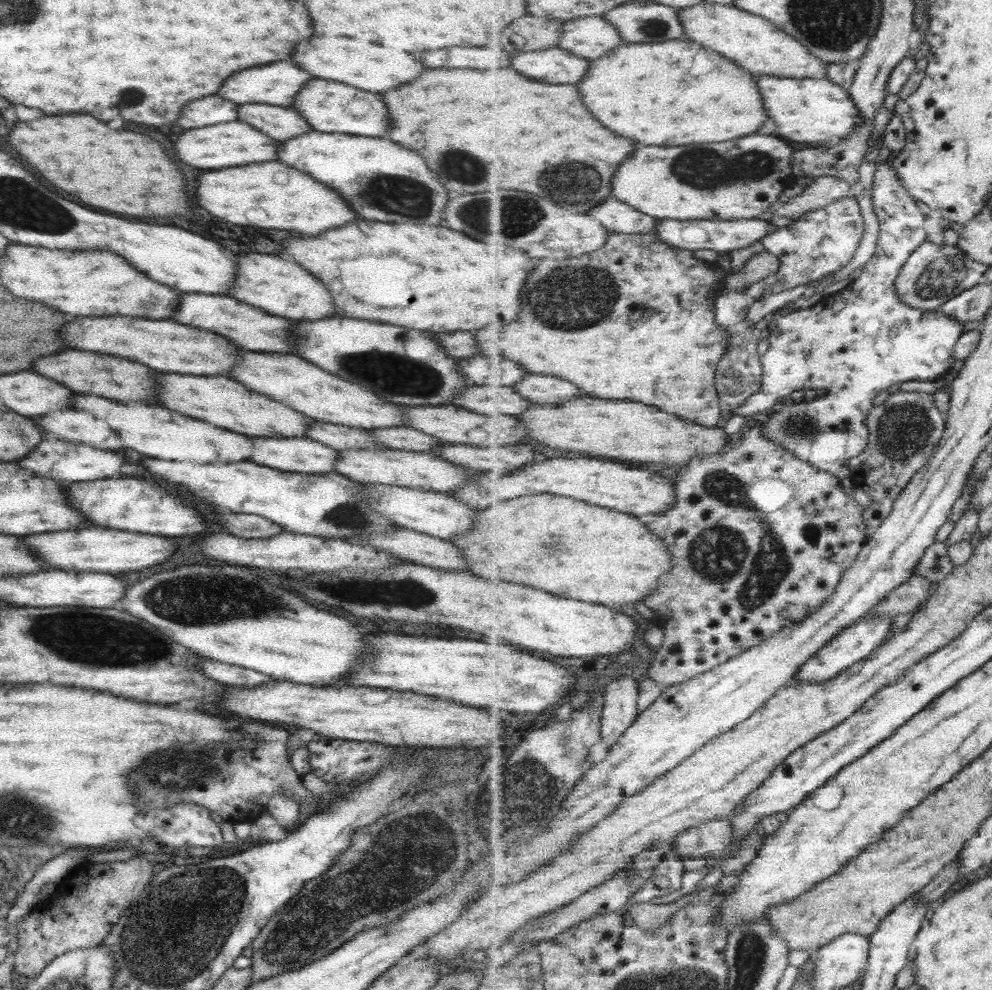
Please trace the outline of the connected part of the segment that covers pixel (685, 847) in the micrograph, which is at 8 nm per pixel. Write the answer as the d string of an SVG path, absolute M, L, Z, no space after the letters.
M728 817L708 820L688 828L677 838L675 847L677 857L683 859L708 859L714 853L733 845L734 826Z

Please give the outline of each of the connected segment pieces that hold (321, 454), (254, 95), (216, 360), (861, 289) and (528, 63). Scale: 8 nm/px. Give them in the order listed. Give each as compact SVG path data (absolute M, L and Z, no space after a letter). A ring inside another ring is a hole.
M251 438L251 454L249 454L249 461L273 468L273 470L281 472L294 472L301 474L319 474L326 473L332 470L335 459L336 451L332 448L327 448L324 444L319 444L315 440L309 438Z
M279 60L273 64L263 64L263 66L255 66L249 70L241 70L231 74L225 84L221 84L221 88L217 88L217 96L233 102L233 104L247 104L247 102L255 102L255 104L269 104L269 106L283 106L287 108L291 98L295 96L295 92L299 90L299 86L303 82L307 82L311 76L303 70L299 70L291 60Z
M111 316L111 318L75 318L75 320L67 322L67 324L61 328L59 336L61 336L61 342L65 342L69 348L75 348L75 350L83 350L83 352L101 352L101 354L121 356L121 358L125 358L125 360L133 360L133 362L145 364L147 368L153 368L153 370L159 370L159 372L175 372L175 374L191 374L191 376L223 374L223 372L227 372L227 370L233 366L233 362L238 359L235 358L235 356L237 356L237 352L241 352L241 350L237 350L237 348L235 348L234 344L229 344L227 340L223 340L222 336L211 334L211 332L203 332L203 330L197 330L197 328L187 328L187 326L175 324L175 322L171 322L171 320L143 320L143 318L131 318L131 316Z
M889 160L879 161L876 163L877 170L874 176L874 187L872 190L873 205L875 205L875 213L880 221L880 237L878 240L876 253L873 258L867 262L863 267L859 277L853 280L848 286L834 294L830 294L821 298L817 303L806 309L798 309L788 313L787 315L780 316L771 322L767 326L767 339L769 342L766 353L760 358L761 363L764 365L764 378L763 387L757 392L756 395L750 396L747 403L742 404L733 410L734 413L739 415L753 415L757 412L767 412L773 410L773 414L764 422L764 435L771 440L774 440L777 444L780 444L783 448L794 452L795 456L799 456L801 460L807 460L811 464L816 465L823 471L833 473L837 478L851 478L852 470L848 467L848 460L855 459L859 456L865 446L869 444L869 430L867 429L867 421L870 413L872 412L873 398L876 394L881 394L883 390L890 390L894 384L899 385L901 382L907 382L907 380L939 380L942 379L942 375L947 374L950 371L951 366L955 364L955 344L957 340L963 336L963 332L969 326L960 320L945 314L941 309L935 311L924 311L921 309L915 309L908 304L905 304L900 299L900 293L896 287L897 277L900 275L903 266L906 265L907 260L910 259L911 254L917 250L925 241L928 240L927 230L925 230L925 220L929 216L925 216L917 204L913 202L913 197L909 194L908 190L905 190L904 184L901 182L900 176L895 167L892 167ZM805 390L826 390L826 395L815 396L814 399L809 401L801 400L800 398L795 400L790 405L784 405L786 396L798 396L799 393Z
M557 46L512 53L510 68L548 84L578 85L589 74L591 67L591 59L577 56Z

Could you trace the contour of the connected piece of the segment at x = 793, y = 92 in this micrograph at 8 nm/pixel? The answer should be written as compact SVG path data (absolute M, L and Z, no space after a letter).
M759 75L758 86L761 95L765 97L765 109L777 126L776 135L783 140L794 141L795 143L819 143L833 144L846 136L853 136L858 128L865 124L861 117L861 109L857 102L849 98L848 90L828 79L817 80L817 78L784 78L777 76Z

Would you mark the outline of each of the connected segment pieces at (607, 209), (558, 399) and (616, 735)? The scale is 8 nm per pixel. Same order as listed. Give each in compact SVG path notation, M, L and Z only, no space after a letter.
M611 195L604 202L587 214L600 220L608 228L609 233L639 234L654 233L659 218L644 214L633 206L621 202Z
M529 373L523 380L515 384L514 389L531 402L537 404L561 404L573 398L581 398L581 388L572 381L556 376L539 376Z
M623 675L604 690L601 730L603 744L610 750L641 713L637 708L639 686L633 678Z

